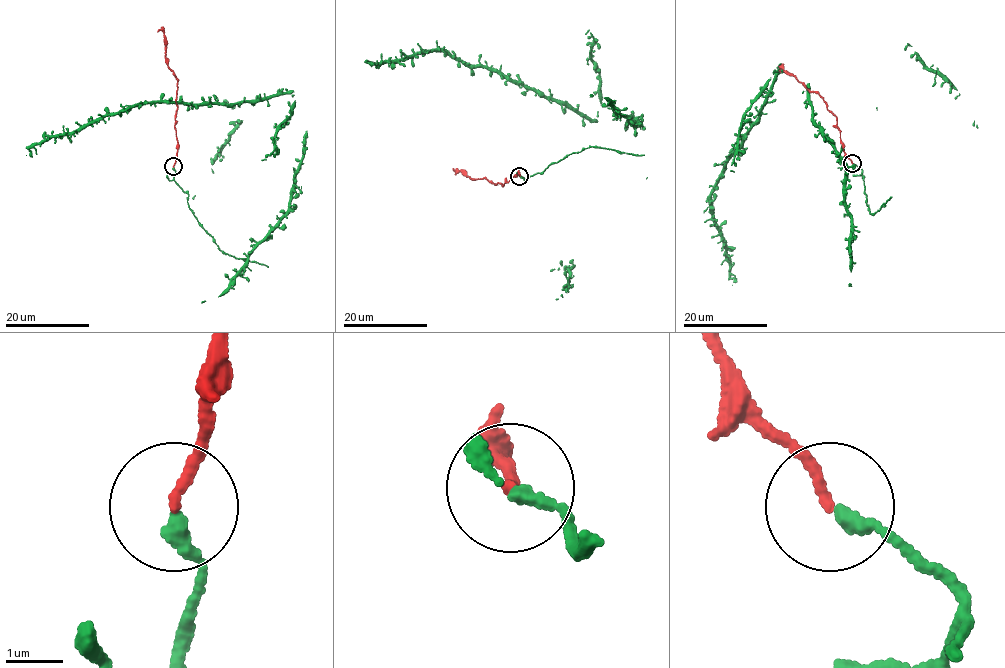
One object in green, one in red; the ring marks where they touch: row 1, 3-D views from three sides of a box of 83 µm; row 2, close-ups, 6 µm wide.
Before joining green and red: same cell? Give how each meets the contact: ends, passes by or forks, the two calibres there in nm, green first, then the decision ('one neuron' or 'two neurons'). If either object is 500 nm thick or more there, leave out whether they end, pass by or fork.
green ends; red ends; calibres 240 and 170 nm; one neuron

